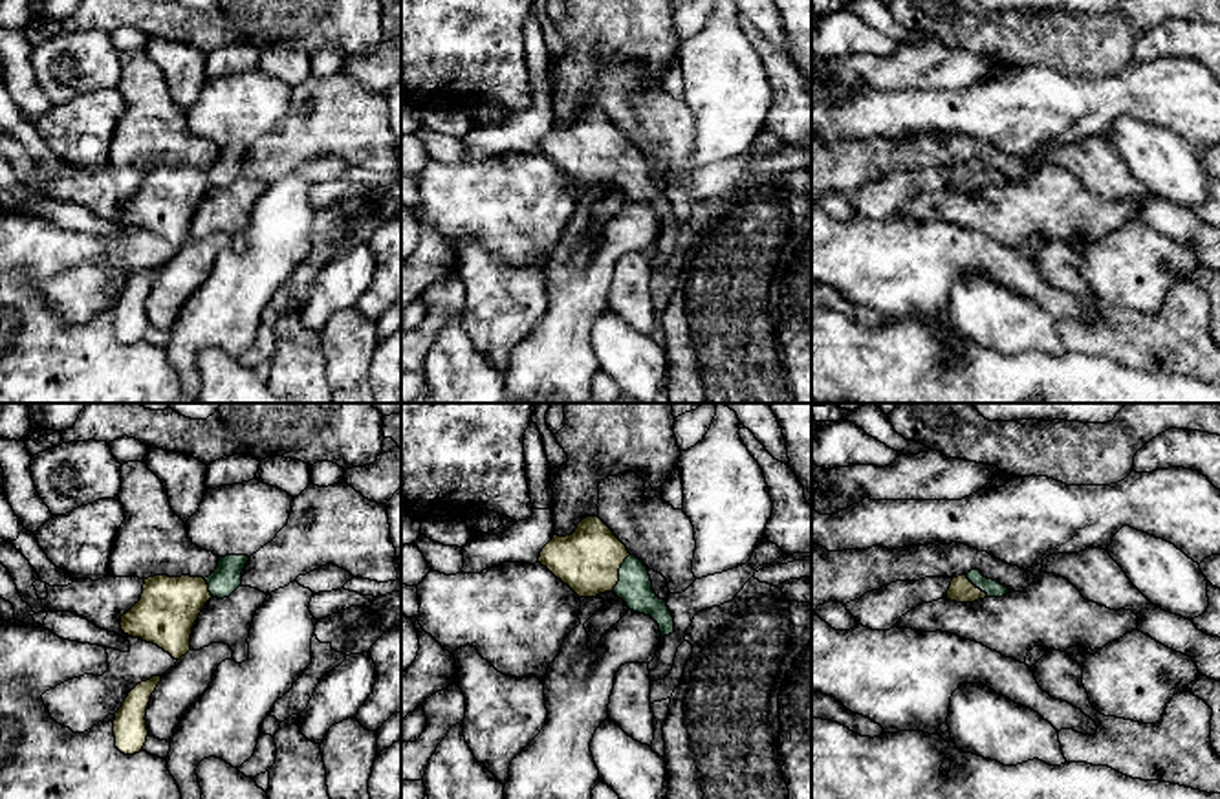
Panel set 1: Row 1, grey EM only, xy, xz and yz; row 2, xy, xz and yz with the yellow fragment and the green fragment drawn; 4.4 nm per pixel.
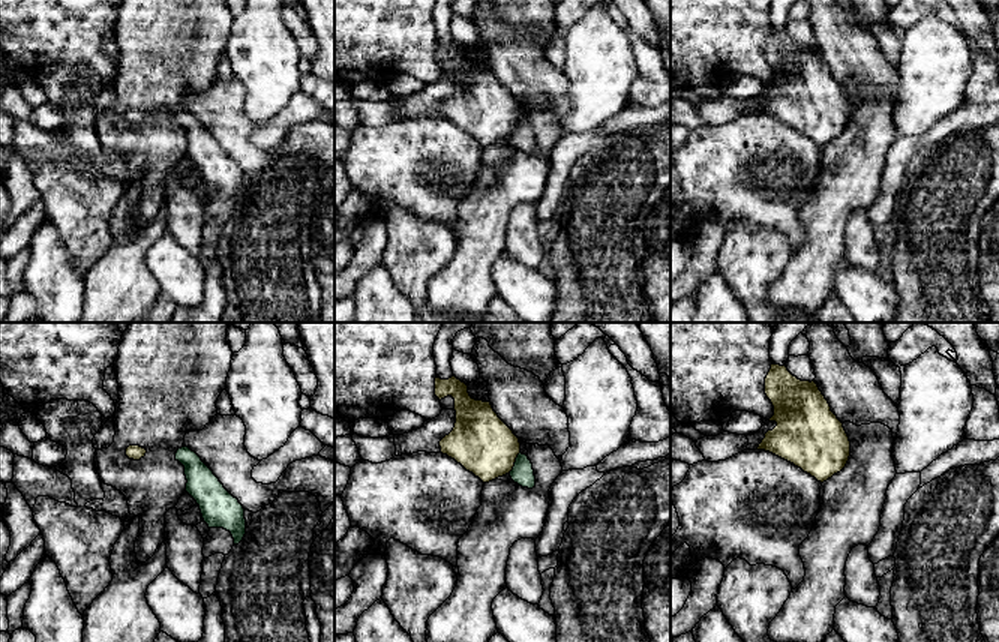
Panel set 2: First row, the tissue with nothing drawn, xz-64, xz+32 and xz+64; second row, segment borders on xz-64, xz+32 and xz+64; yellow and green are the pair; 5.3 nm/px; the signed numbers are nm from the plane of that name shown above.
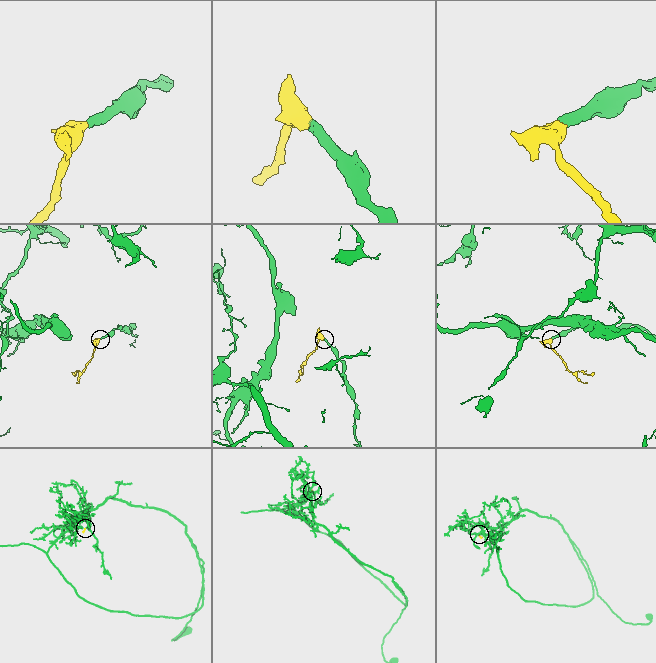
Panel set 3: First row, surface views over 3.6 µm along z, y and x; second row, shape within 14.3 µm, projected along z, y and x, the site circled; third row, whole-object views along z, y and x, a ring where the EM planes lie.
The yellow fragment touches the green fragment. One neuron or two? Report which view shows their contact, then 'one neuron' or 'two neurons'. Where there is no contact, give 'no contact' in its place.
xz | one neuron

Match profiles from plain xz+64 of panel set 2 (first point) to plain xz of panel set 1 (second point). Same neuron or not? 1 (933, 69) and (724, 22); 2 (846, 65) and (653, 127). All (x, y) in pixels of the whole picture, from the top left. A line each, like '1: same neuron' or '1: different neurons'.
1: same neuron
2: same neuron

